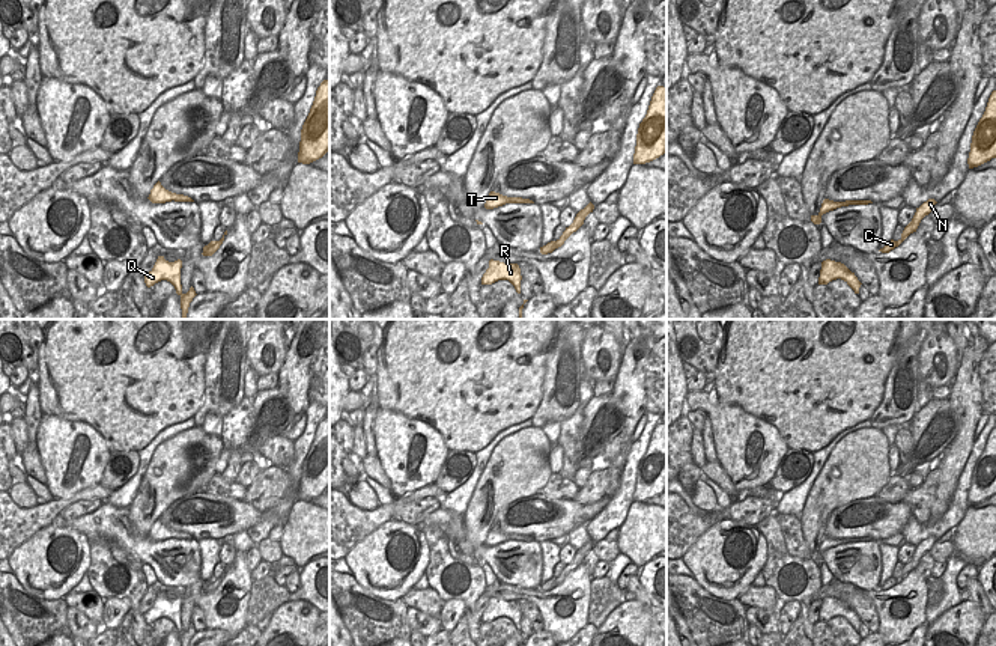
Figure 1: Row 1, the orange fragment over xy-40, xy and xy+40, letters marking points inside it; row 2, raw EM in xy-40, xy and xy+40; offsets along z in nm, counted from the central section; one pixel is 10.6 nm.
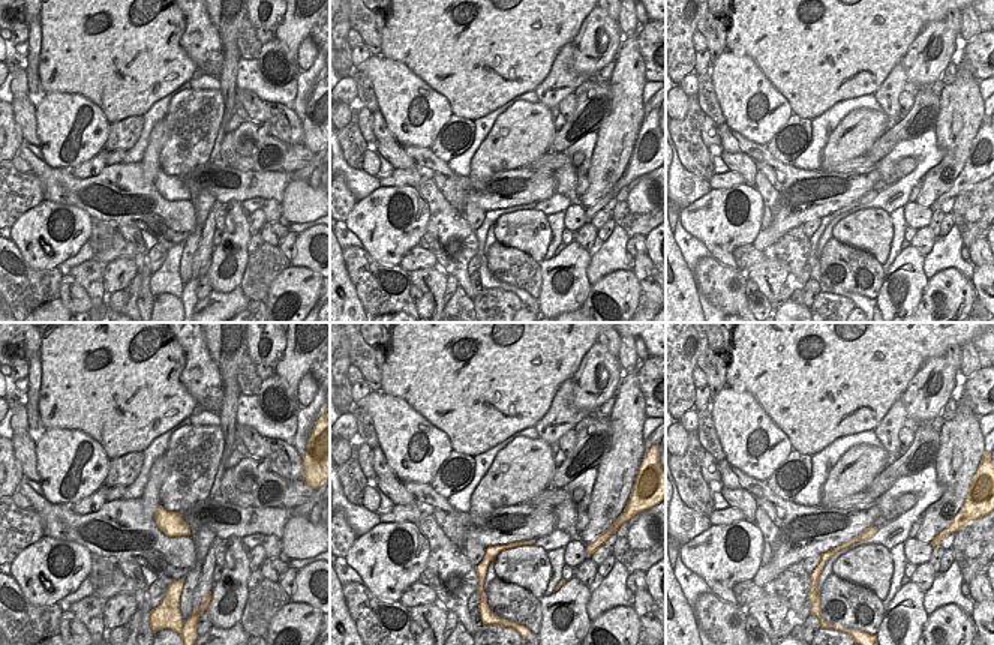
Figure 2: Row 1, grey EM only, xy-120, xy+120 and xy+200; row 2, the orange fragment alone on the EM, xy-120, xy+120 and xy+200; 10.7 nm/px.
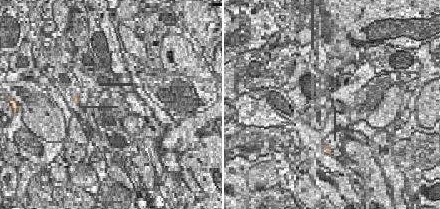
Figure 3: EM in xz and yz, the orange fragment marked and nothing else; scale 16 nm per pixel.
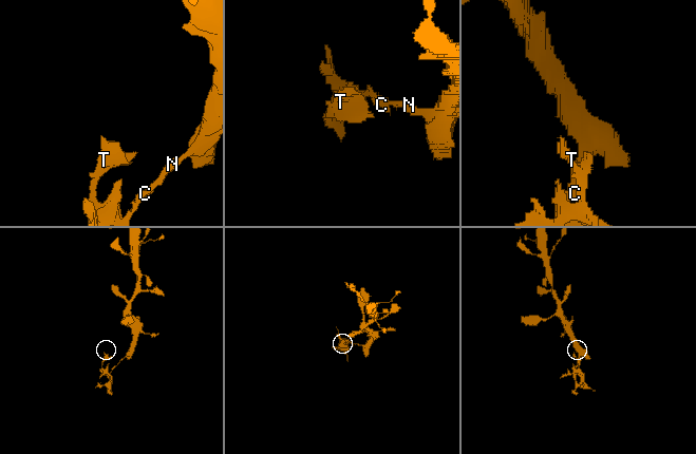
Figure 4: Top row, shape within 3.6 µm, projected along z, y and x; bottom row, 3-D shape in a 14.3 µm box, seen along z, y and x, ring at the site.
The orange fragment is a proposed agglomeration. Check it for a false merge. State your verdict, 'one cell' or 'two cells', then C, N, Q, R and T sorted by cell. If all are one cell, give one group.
two cells | C Q R T / N

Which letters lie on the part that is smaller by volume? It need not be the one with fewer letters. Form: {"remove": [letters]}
{"remove": ["C", "Q", "R", "T"]}

